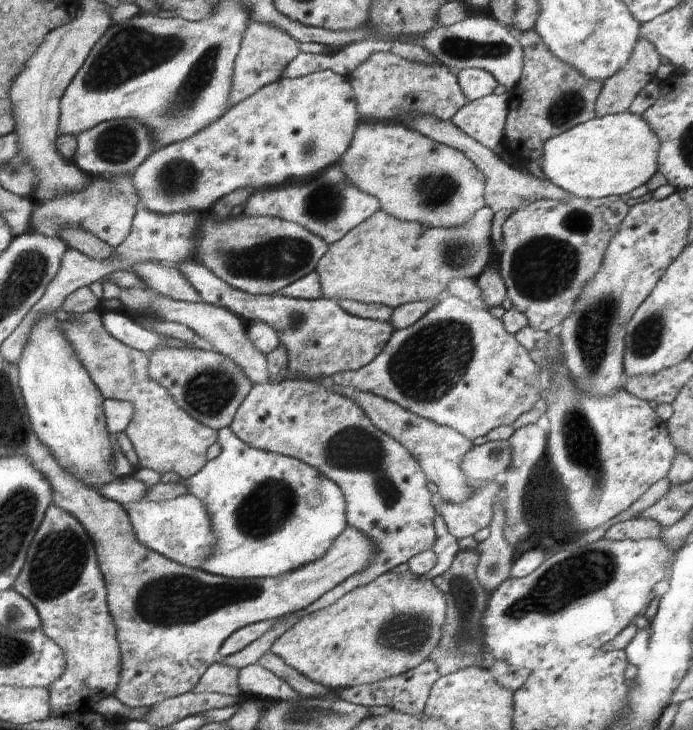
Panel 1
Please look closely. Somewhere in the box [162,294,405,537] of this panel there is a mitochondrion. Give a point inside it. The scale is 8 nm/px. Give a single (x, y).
(209, 390)

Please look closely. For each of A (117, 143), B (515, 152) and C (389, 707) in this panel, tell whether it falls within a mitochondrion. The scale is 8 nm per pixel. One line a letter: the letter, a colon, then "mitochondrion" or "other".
A: mitochondrion
B: other
C: other

